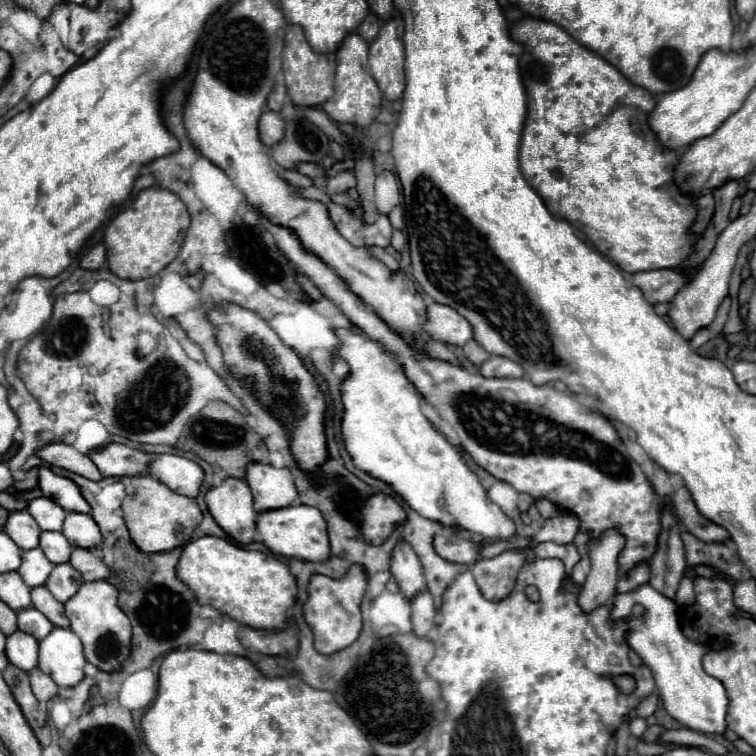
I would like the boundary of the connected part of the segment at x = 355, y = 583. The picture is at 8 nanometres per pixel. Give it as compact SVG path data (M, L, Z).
M352 566L348 574L340 580L332 580L328 576L316 574L308 588L308 602L304 604L304 618L310 624L314 632L314 646L322 654L338 652L346 646L350 646L362 628L362 616L360 616L360 602L366 590L366 574L362 566Z

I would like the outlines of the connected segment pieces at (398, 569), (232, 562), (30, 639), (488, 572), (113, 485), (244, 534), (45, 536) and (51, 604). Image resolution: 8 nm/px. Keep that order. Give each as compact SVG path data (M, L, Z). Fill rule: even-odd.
M400 540L394 546L392 558L390 558L390 570L400 590L406 592L406 596L414 598L420 590L426 588L426 580L422 576L422 564L406 540Z
M216 536L196 538L184 546L178 562L178 578L192 588L200 604L208 604L250 628L268 632L288 626L286 610L294 606L298 590L284 559L240 548Z
M16 630L6 640L6 656L10 664L30 672L30 668L38 666L38 640L26 632Z
M524 548L506 550L496 558L478 560L470 566L474 580L486 600L504 600L516 584L516 576L524 564Z
M110 480L110 482L104 484L100 494L96 494L96 502L102 504L104 508L108 508L108 510L118 510L124 496L126 496L124 482L122 480Z
M228 478L222 486L208 490L206 504L218 526L236 542L250 544L256 538L256 518L252 492L244 480Z
M42 532L40 548L52 564L64 564L70 560L72 546L62 532Z
M38 586L32 590L32 604L34 608L38 608L54 626L60 626L60 628L68 628L70 622L64 614L64 604L58 602L50 590L46 586Z

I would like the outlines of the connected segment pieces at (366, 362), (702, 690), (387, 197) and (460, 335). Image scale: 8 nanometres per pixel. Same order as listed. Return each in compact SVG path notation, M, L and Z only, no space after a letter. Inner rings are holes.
M336 328L336 336L340 340L338 358L350 368L340 384L344 404L340 430L354 466L390 484L422 518L436 520L456 532L482 536L488 542L514 538L514 520L488 498L478 476L424 416L422 396L406 378L398 358L356 328Z
M642 584L630 592L616 592L614 594L614 600L612 600L612 610L610 610L610 620L616 622L616 620L624 620L628 630L626 630L626 642L628 646L642 658L642 662L652 670L652 676L654 676L654 682L656 682L656 688L658 688L658 694L664 702L664 708L666 712L682 722L684 726L688 726L690 730L698 730L698 732L704 732L704 734L724 734L726 730L726 710L728 710L728 698L726 698L726 690L722 686L722 682L718 682L716 678L708 676L704 670L702 670L702 656L708 652L708 650L716 650L716 648L726 648L726 642L710 642L710 644L696 644L692 640L688 640L680 626L678 626L678 616L676 616L676 602L662 596L658 590L654 590L650 584ZM636 604L642 604L644 606L644 616L642 618L634 618L632 616L632 608Z
M382 172L376 178L376 206L378 212L388 216L400 204L400 184L392 172Z
M432 302L428 306L424 332L430 334L434 340L440 340L452 346L464 346L474 336L472 326L464 316L454 312L454 308L438 302Z

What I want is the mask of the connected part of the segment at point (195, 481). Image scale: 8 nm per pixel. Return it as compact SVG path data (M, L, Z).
M158 454L148 472L162 480L170 490L196 498L202 488L204 480L204 470L194 462L184 456L174 456L174 454Z

